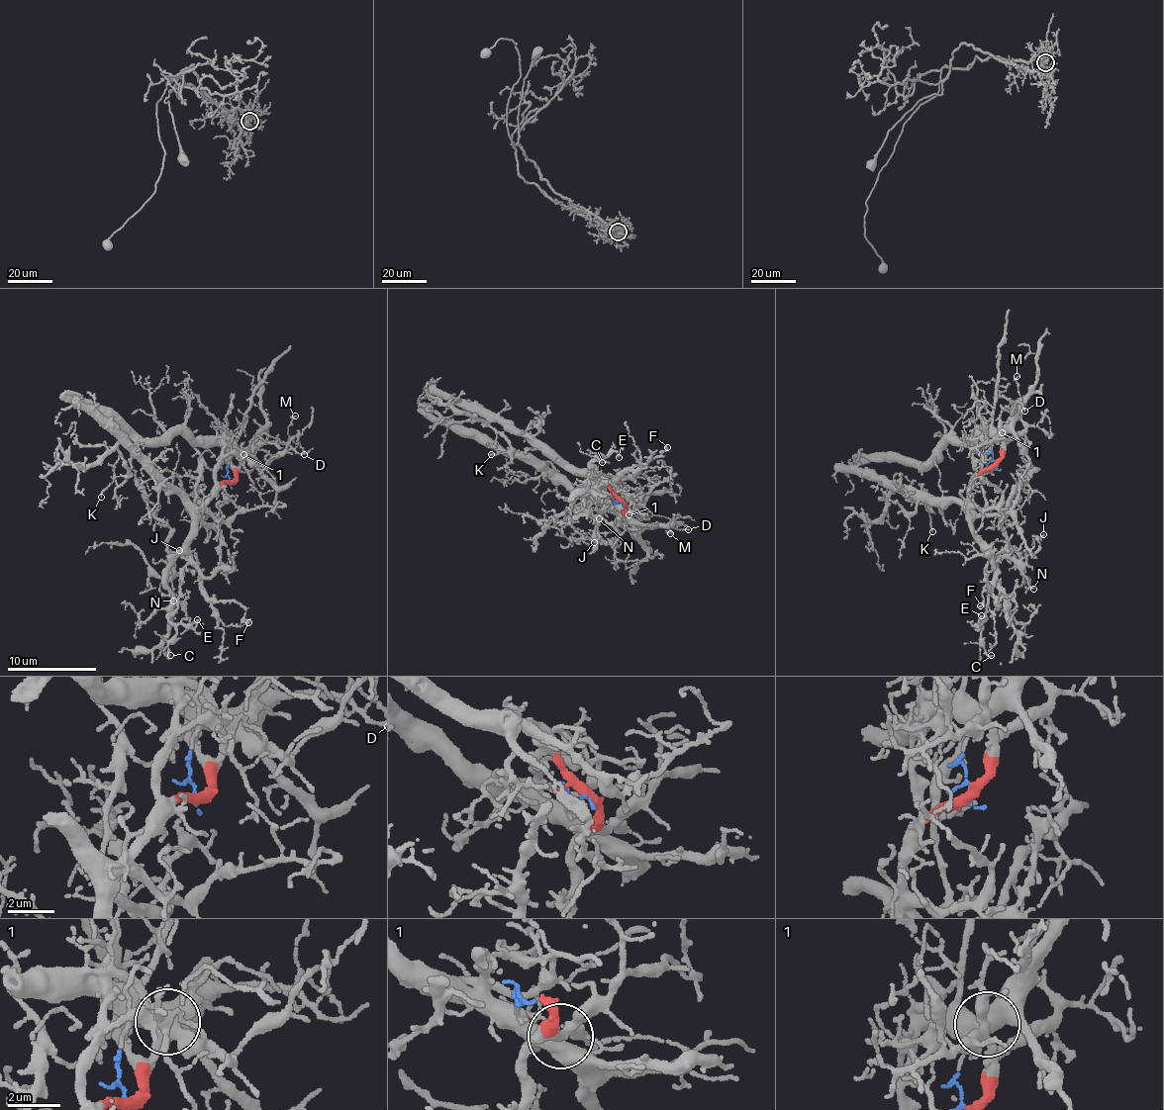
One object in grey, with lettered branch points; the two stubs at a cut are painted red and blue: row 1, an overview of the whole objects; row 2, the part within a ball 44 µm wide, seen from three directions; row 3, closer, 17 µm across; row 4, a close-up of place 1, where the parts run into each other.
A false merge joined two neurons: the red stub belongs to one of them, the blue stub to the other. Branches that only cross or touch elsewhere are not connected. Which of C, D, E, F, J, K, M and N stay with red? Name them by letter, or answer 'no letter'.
C, E, F, J, K, N

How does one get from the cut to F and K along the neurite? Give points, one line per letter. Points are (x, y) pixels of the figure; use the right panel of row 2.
F: (994, 466), (976, 478), (969, 510), (971, 528), (993, 551), (995, 584), (981, 594), (983, 602), (980, 605)
K: (994, 466), (986, 467), (972, 488), (965, 508), (954, 502), (934, 507), (890, 484), (927, 507), (932, 530)

